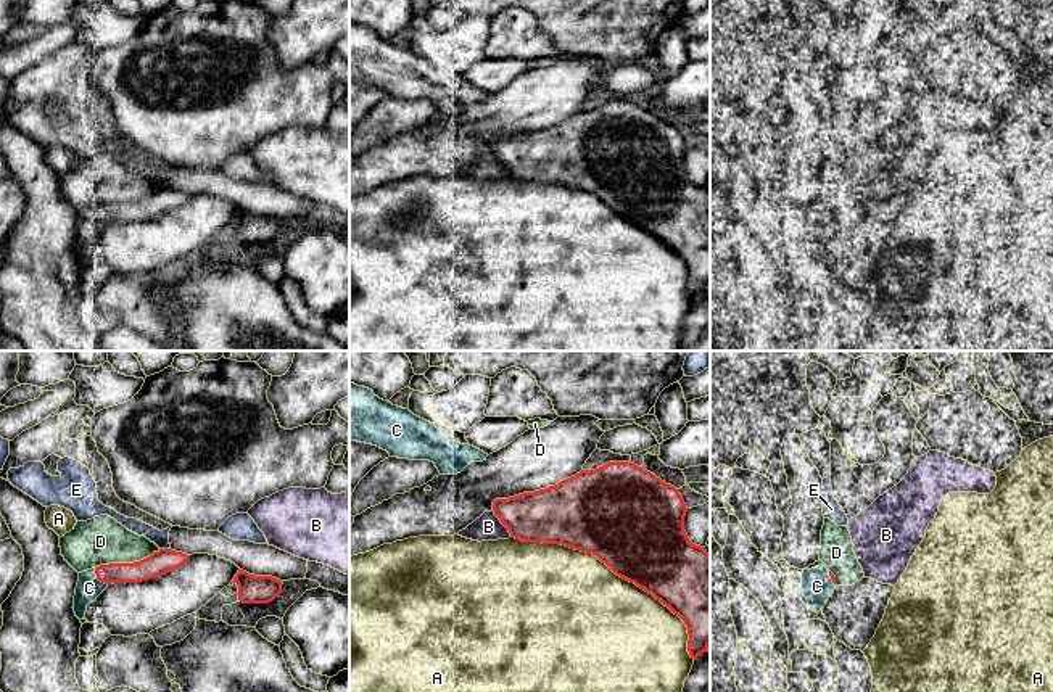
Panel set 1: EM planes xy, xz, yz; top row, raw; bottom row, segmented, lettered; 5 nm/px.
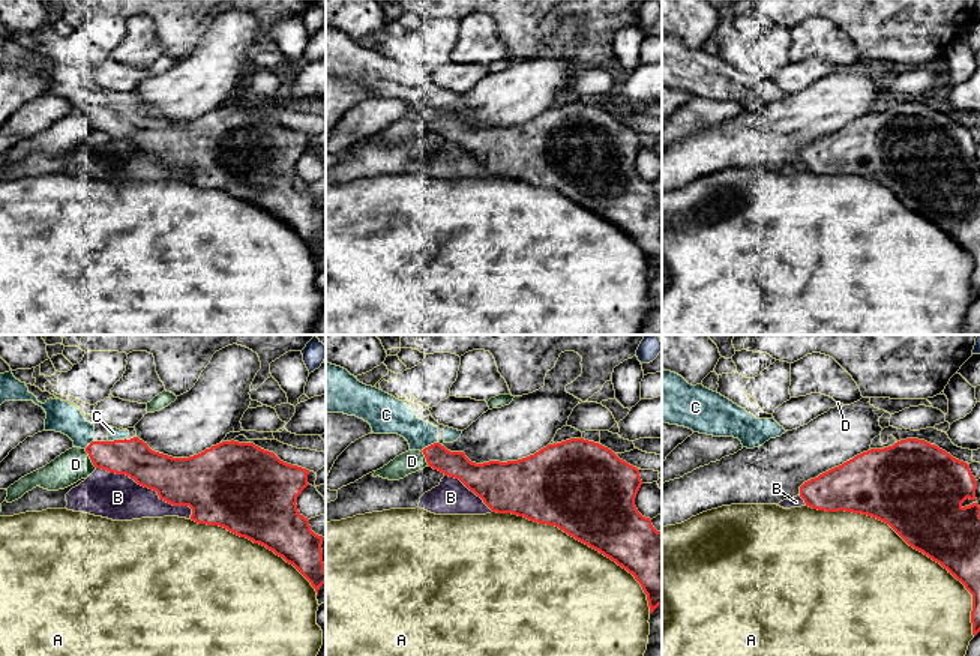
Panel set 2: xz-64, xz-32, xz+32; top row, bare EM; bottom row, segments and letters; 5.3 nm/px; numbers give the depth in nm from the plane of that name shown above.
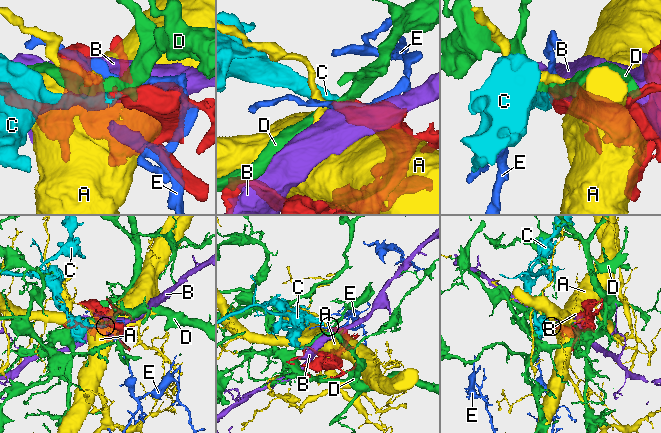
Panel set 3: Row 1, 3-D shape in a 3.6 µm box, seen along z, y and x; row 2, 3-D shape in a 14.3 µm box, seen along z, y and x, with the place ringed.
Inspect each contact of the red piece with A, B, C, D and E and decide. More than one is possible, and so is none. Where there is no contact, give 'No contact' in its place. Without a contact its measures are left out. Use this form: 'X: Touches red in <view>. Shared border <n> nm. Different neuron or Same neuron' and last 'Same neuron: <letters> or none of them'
A: Touches red in xz. Shared border 1100 nm. Different neuron
B: Touches red in xz. Shared border 160 nm. Different neuron
C: Touches red in xy. Shared border 110 nm. Same neuron
D: Touches red in xy. Shared border 340 nm. Different neuron
E: Touches red in xy. Shared border 60 nm. Different neuron
Same neuron: C

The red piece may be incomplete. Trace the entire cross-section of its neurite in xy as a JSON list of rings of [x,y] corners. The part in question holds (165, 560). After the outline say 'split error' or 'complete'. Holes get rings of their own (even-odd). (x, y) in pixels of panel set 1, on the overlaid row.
[[[159,549],[150,557],[134,563],[109,563],[79,573],[74,595],[74,613],[84,620],[87,605],[93,602],[111,583],[140,583],[166,575],[182,566],[190,555],[172,549]]]; split error

